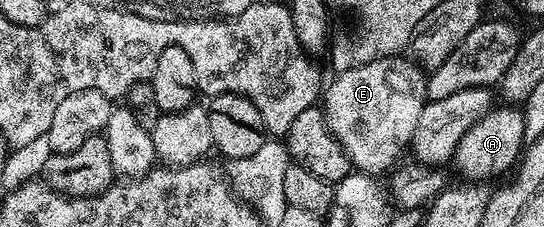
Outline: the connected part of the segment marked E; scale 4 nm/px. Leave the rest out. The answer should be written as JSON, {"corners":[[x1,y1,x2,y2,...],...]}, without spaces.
{"corners":[[402,55,382,57,350,67,323,90,322,110,327,127,342,145,355,170,361,174,382,175,412,142,414,128,427,100,427,78,420,65]]}

